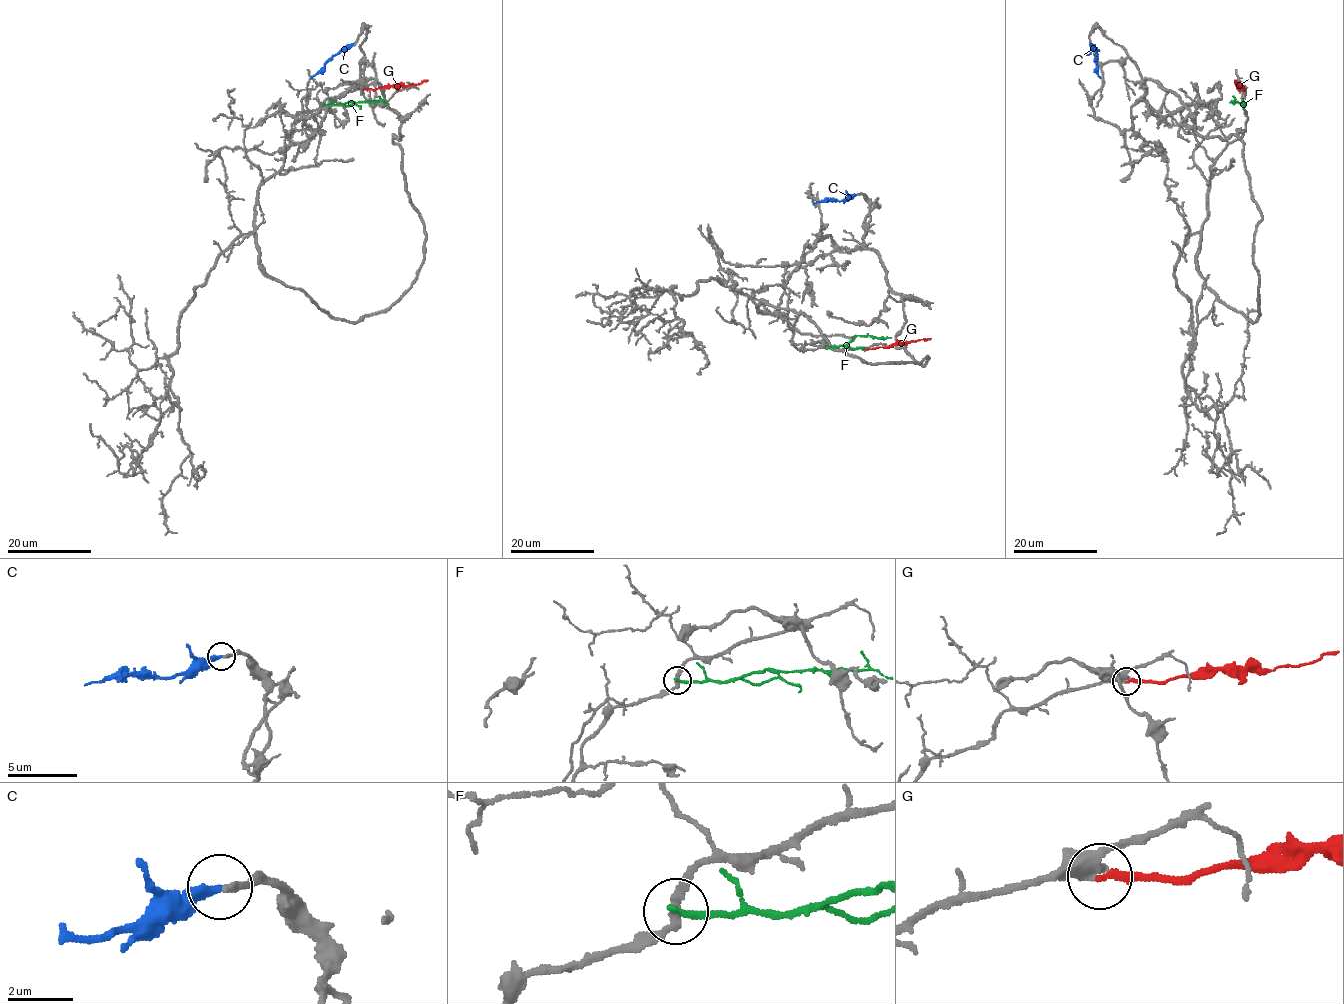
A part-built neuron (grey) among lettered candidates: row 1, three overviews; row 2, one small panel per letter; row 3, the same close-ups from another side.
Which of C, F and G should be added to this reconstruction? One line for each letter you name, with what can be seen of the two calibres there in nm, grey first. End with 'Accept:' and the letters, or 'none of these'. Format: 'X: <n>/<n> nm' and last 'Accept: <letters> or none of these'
C: 240/340 nm
Accept: C

